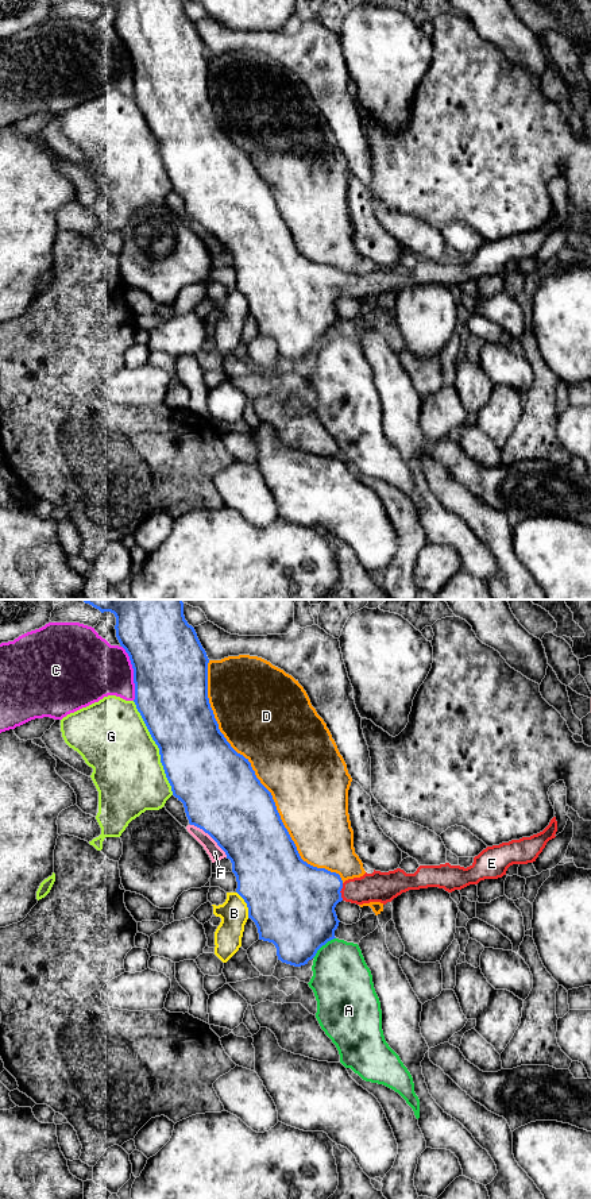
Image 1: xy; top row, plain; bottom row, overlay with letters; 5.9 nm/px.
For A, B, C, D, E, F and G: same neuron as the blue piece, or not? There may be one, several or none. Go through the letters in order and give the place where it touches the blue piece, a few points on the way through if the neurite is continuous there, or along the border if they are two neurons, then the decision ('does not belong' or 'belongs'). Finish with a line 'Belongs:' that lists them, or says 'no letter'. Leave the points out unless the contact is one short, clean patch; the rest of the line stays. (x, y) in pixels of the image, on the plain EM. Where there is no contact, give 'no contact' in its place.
A: xy (323, 339) | does not belong
B: xy (247, 300) | does not belong
C: xy (134, 68) | does not belong
D: xy (259, 176) | does not belong
E: xy (340, 285) | across xy (300, 295), (319, 285), (340, 285), (364, 285), (378, 281) | belongs
F: xy (211, 231) | along xy (190, 219), (201, 223), (227, 251) | does not belong
G: xy (158, 142) | does not belong
Belongs: E

